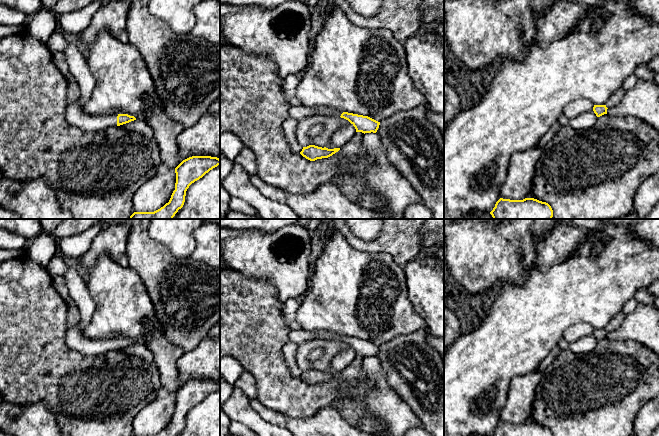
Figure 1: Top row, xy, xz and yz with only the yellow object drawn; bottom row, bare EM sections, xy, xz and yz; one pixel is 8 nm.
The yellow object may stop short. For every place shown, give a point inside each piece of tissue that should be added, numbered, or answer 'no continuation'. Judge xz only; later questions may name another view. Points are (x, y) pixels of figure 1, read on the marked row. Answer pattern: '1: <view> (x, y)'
1: xz (297, 112)

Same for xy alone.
1: xy (73, 112)

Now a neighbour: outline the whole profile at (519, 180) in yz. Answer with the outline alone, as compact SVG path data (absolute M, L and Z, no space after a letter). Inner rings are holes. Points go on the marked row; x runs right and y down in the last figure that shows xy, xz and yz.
M558 122L554 123L534 147L516 152L511 156L506 180L499 190L501 198L510 200L528 198L532 191L538 159L544 147L560 128L561 125Z

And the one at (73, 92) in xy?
M63 52L53 53L53 61L55 66L60 70L60 72L67 78L68 86L67 86L67 105L66 107L78 101L80 98L80 89L78 83L74 76L71 74L69 67L65 60L65 55Z

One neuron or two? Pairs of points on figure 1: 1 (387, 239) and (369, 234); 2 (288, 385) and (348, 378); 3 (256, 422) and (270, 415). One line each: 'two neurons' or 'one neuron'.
1: two neurons
2: one neuron
3: two neurons

